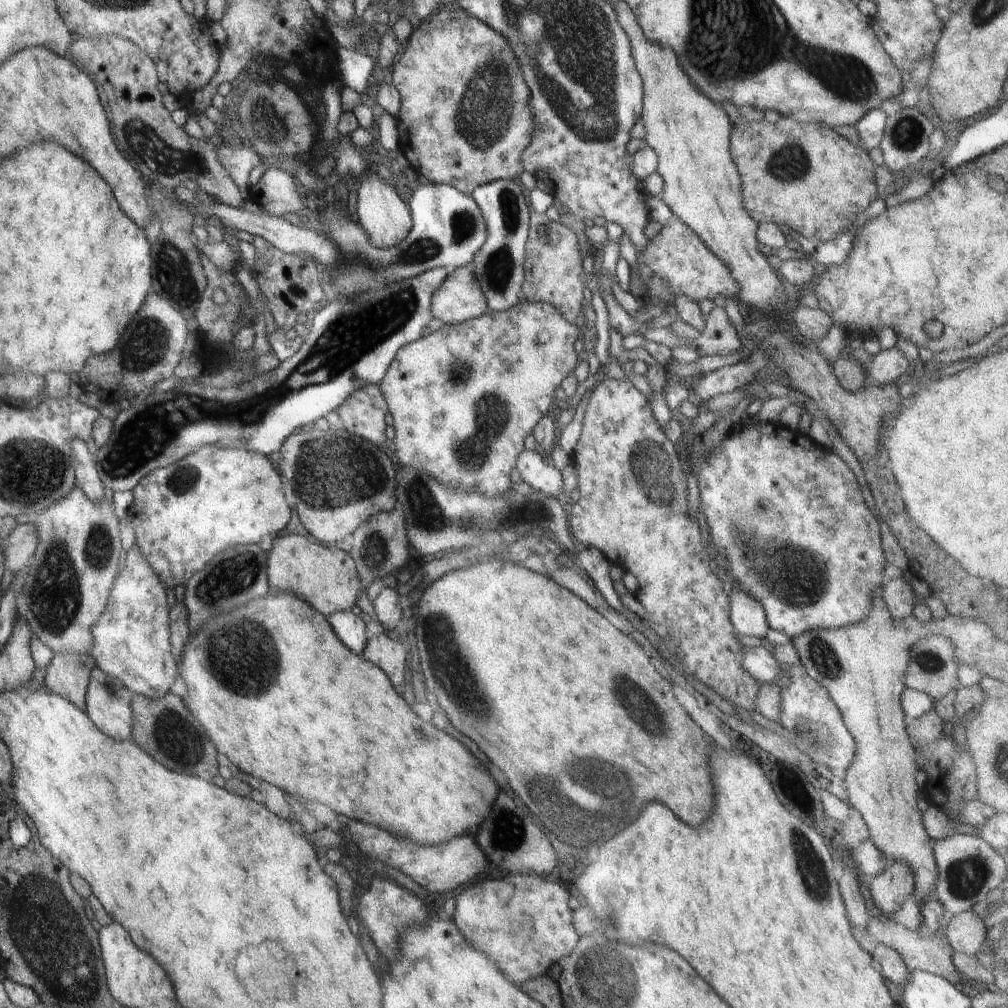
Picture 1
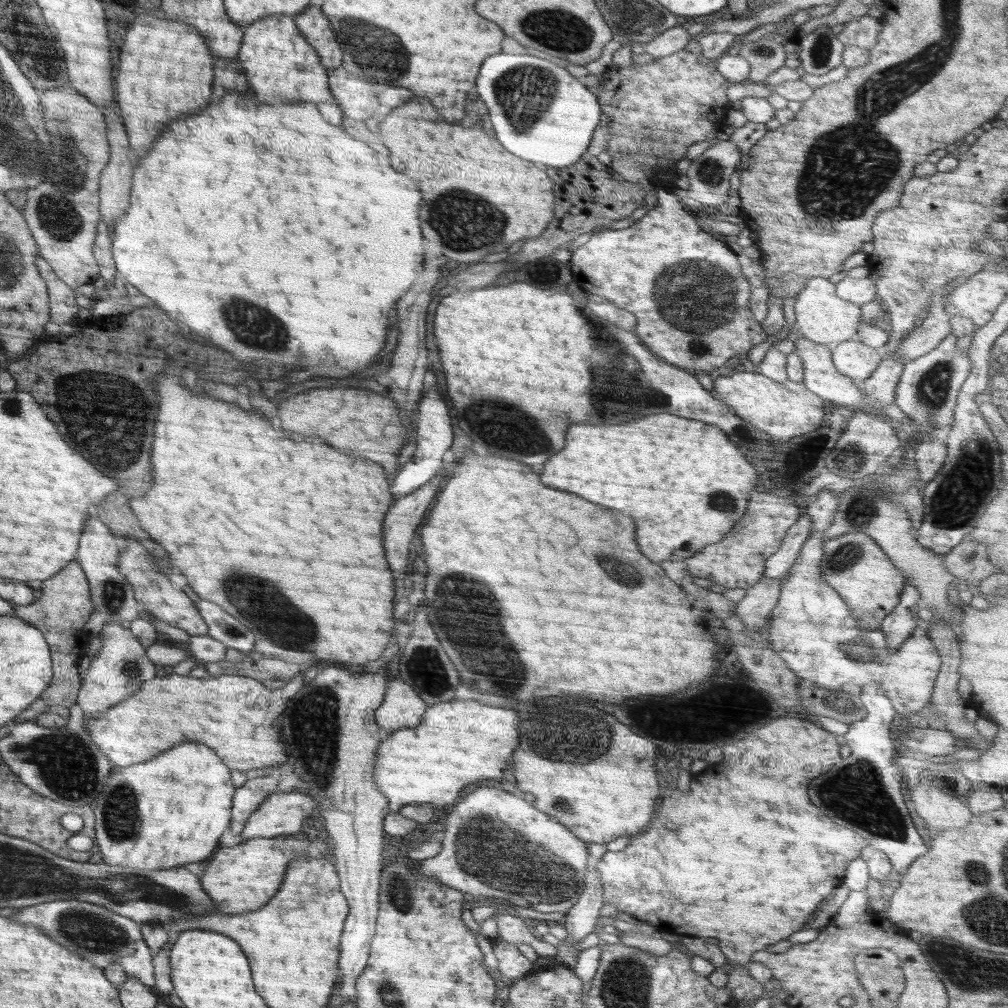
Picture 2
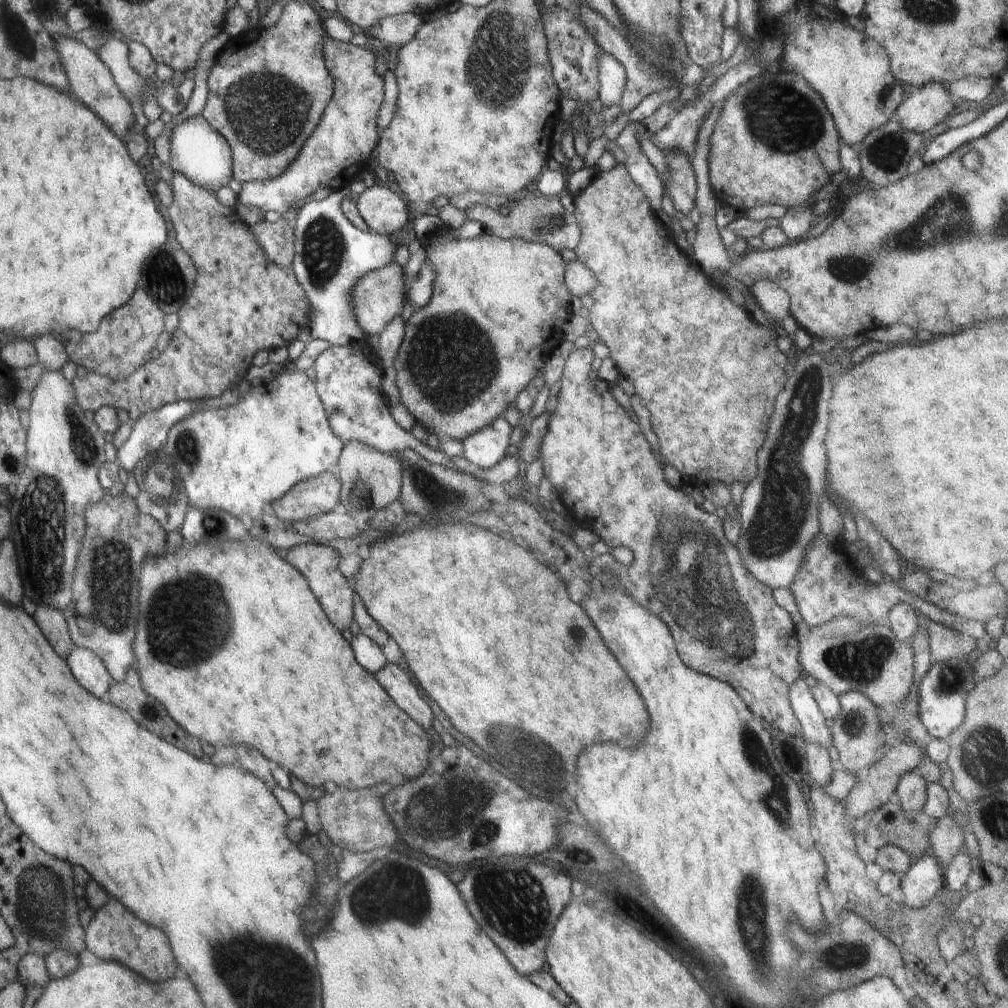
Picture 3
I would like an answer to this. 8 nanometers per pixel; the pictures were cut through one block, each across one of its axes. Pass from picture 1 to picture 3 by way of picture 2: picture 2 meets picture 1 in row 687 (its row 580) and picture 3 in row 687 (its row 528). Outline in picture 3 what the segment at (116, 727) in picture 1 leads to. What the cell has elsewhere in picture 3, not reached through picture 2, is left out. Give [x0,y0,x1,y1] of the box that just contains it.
[66,645,114,698]

